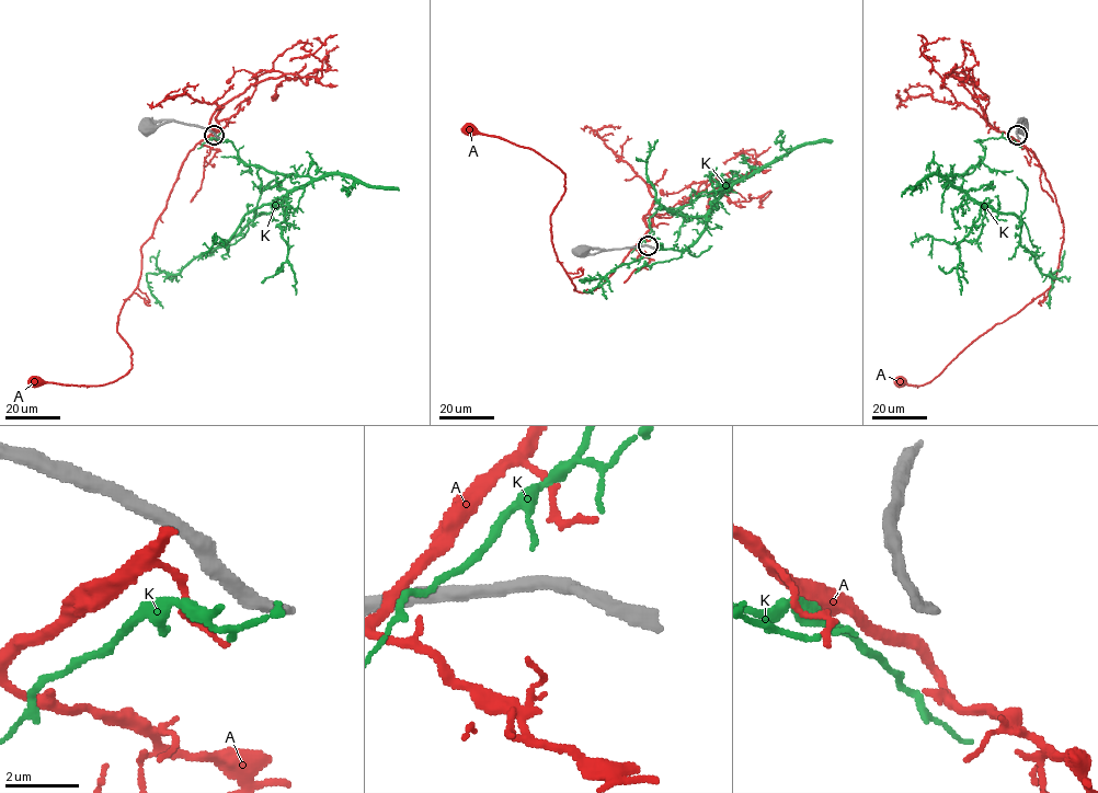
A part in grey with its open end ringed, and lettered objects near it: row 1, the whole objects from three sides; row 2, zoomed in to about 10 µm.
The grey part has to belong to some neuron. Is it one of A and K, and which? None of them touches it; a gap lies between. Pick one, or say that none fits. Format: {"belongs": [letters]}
{"belongs": []}

